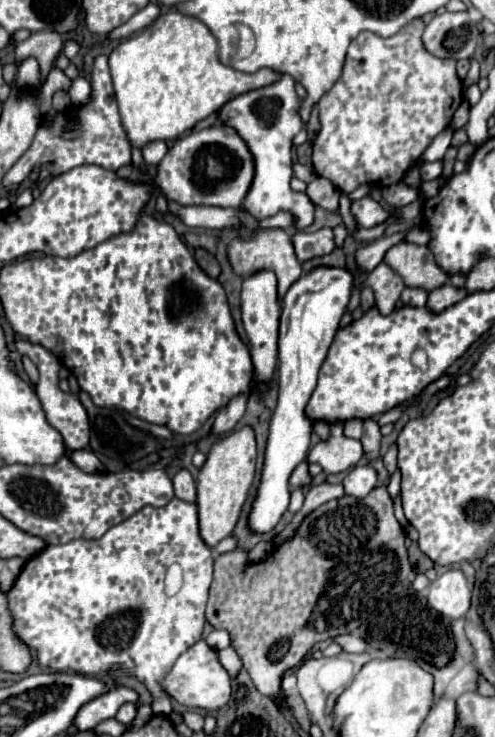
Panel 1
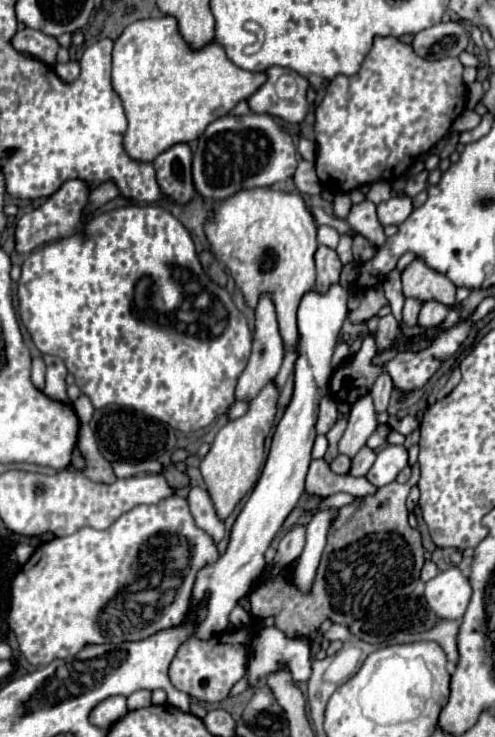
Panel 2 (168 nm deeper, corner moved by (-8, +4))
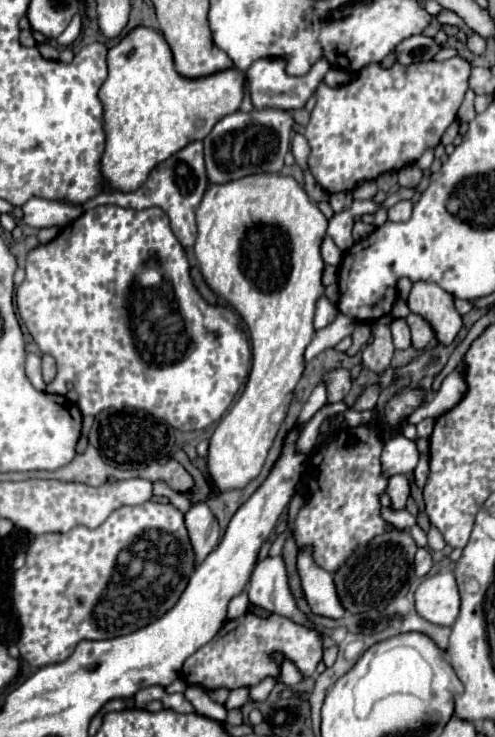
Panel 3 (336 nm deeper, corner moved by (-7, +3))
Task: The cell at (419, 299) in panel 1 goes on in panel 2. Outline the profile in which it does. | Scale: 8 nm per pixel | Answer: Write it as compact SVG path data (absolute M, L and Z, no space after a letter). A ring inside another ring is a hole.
M407 298L405 300L405 306L403 306L403 322L407 326L415 326L417 324L419 308L421 308L421 302L419 300L415 300L415 298Z

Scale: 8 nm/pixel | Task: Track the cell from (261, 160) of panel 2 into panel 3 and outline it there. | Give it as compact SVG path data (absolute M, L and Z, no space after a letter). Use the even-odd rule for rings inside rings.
M262 109L222 117L204 143L204 165L210 183L224 185L248 175L260 173L280 173L284 169L284 157L290 151L290 133L292 133L292 115L280 109Z

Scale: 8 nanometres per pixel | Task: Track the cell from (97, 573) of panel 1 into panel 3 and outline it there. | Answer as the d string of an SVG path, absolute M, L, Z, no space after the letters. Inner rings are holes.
M148 501L144 505L134 505L134 507L120 507L116 509L98 529L88 529L88 527L74 527L68 533L46 533L46 535L38 535L34 539L34 543L30 545L30 549L26 551L26 563L22 569L18 569L14 573L14 589L12 589L12 597L14 597L14 607L18 611L20 623L24 623L22 633L20 633L20 641L18 641L18 649L22 659L26 659L32 667L44 667L50 663L58 663L68 659L76 645L84 639L112 639L112 637L120 637L120 635L128 635L134 633L154 621L158 621L162 615L166 615L180 599L180 595L184 593L190 575L196 567L196 557L194 557L194 549L184 525L184 513L180 509L176 509L172 503L154 503Z

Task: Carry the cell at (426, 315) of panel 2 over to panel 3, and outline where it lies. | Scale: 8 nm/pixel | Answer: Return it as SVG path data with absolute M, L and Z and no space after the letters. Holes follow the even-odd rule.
M410 313L406 317L406 321L410 323L410 331L412 331L412 347L422 351L432 341L432 337L436 335L432 325L422 315L416 315L416 313Z

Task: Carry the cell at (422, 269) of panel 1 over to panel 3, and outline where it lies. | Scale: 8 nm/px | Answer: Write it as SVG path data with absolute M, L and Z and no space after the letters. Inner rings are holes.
M416 281L408 295L408 307L412 313L430 321L436 331L436 339L444 345L452 343L462 327L462 319L454 307L454 297L436 283Z

